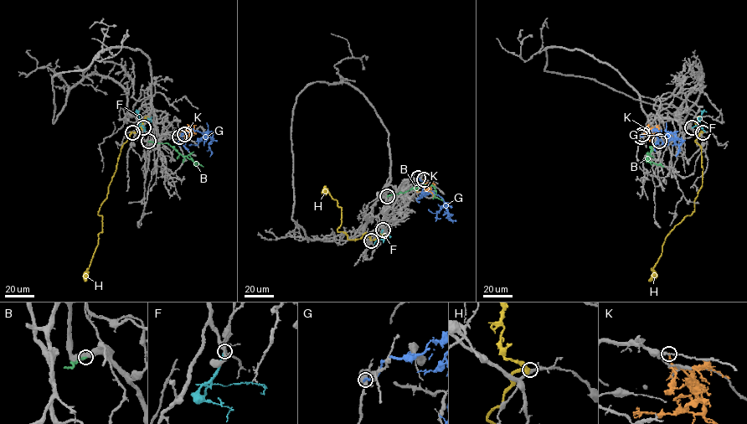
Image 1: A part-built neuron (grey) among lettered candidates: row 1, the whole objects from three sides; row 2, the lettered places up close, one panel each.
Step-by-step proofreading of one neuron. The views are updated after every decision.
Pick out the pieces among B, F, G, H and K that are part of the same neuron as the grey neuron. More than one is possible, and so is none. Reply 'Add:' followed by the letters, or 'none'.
Add: none

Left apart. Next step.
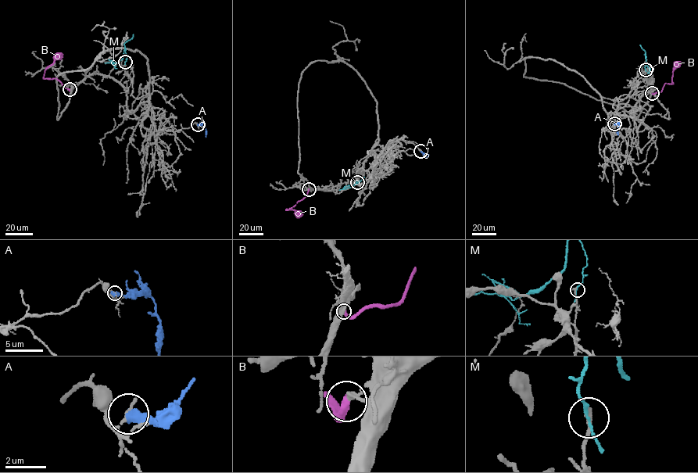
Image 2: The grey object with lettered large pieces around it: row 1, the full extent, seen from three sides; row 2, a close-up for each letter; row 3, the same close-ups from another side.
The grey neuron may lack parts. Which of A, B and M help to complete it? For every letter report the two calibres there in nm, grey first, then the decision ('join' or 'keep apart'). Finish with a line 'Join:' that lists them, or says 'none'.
A: 140/550 nm | keep apart
B: 240/380 nm | join
M: 240/120 nm | keep apart
Join: B

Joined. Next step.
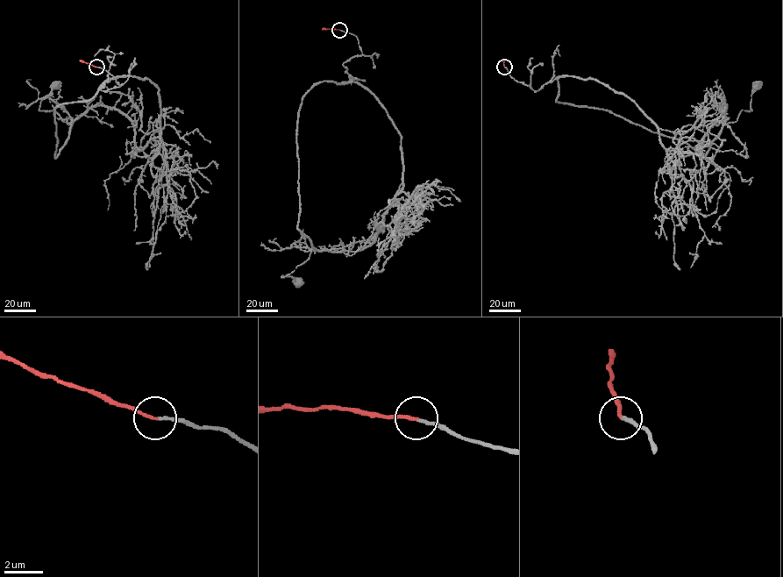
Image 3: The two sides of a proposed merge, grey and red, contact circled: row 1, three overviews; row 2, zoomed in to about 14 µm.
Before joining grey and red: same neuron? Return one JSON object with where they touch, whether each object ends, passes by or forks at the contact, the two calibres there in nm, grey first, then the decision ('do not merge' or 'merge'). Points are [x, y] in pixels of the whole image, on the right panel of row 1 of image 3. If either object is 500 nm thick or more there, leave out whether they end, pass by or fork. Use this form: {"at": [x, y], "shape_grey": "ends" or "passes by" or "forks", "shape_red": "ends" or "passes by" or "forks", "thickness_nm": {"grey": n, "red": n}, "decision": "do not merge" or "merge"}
{"at": [504, 67], "shape_grey": "ends", "shape_red": "ends", "thickness_nm": {"grey": 150, "red": 150}, "decision": "merge"}

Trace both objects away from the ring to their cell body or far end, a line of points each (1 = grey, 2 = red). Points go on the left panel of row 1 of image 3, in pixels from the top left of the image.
1: (96, 67), (120, 86), (55, 108), (55, 157), (70, 124), (39, 109), (55, 86)
2: (96, 67), (80, 60)

